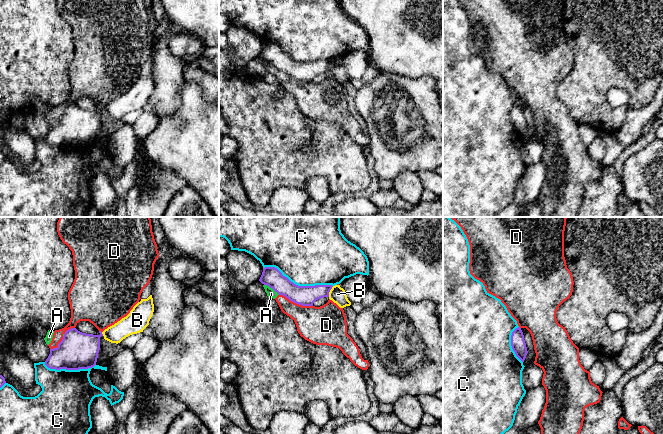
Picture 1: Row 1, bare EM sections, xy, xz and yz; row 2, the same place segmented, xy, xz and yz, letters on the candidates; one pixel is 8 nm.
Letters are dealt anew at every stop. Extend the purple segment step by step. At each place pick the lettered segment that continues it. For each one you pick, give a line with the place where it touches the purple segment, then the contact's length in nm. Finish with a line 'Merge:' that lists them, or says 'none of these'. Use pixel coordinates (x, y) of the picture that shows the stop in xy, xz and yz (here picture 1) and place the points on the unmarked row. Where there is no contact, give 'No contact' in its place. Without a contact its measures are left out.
B: Touches purple at xz (329, 67). Shared border 100 nm
Merge: B

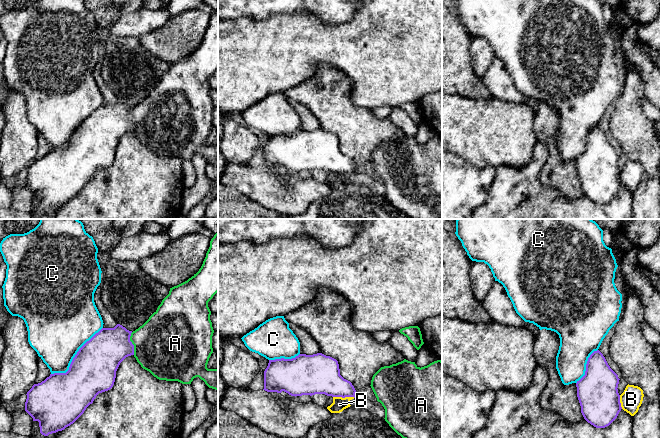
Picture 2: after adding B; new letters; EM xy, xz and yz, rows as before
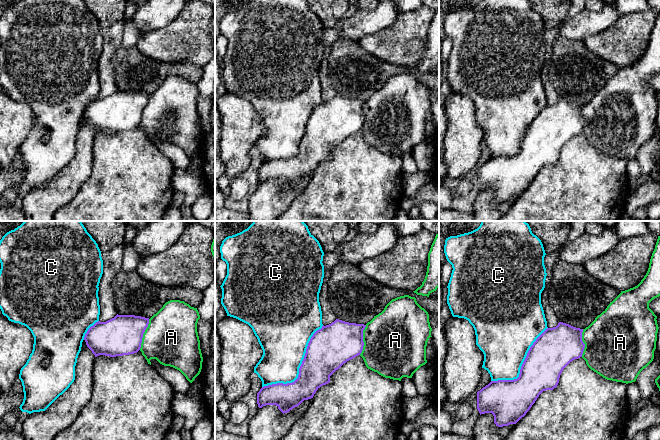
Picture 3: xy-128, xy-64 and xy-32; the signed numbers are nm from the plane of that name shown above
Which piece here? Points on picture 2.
C: Touches purple at xy (75, 132). Shared border 550 nm
Merge: C

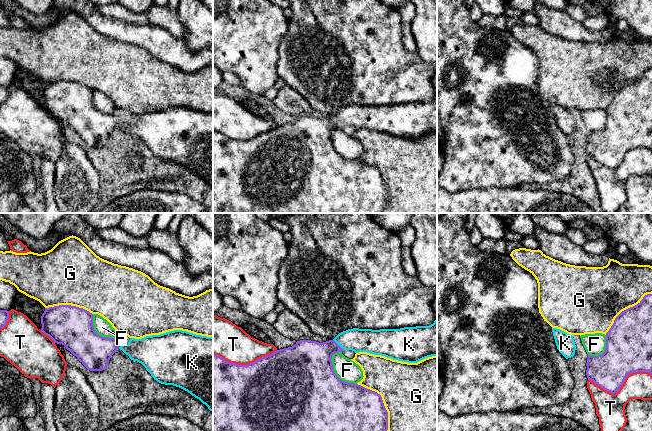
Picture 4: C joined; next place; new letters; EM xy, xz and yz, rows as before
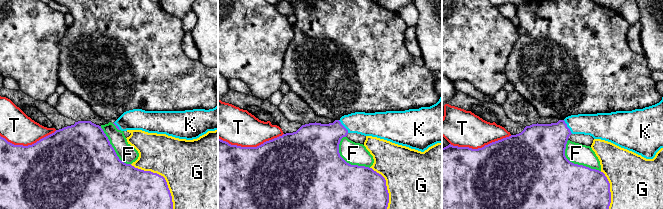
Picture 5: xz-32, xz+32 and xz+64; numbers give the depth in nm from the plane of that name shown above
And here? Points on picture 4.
K: Touches purple at xz (337, 120). Shared border 120 nm
Merge: K

